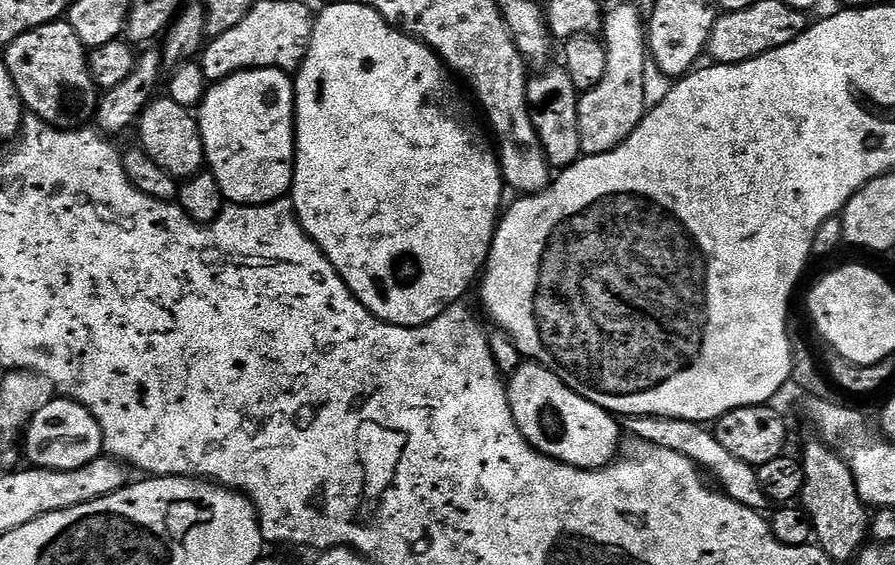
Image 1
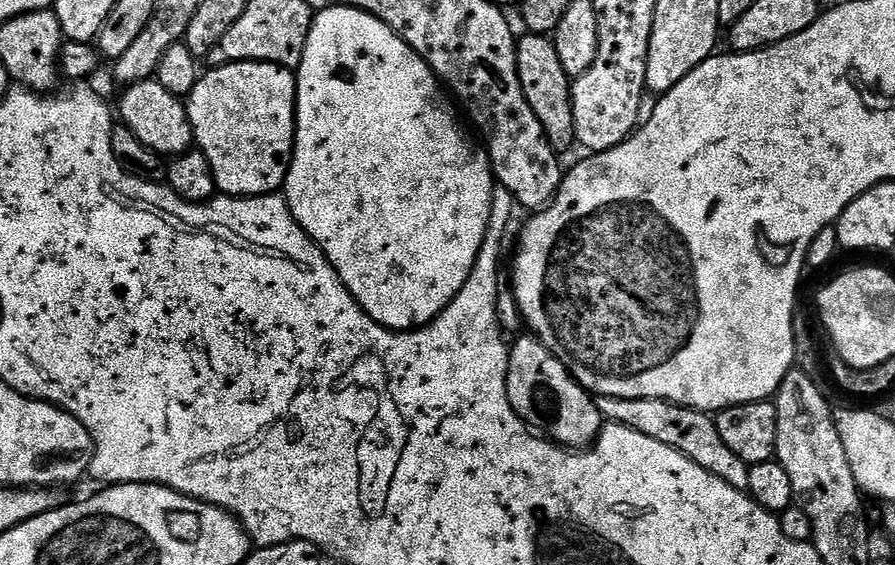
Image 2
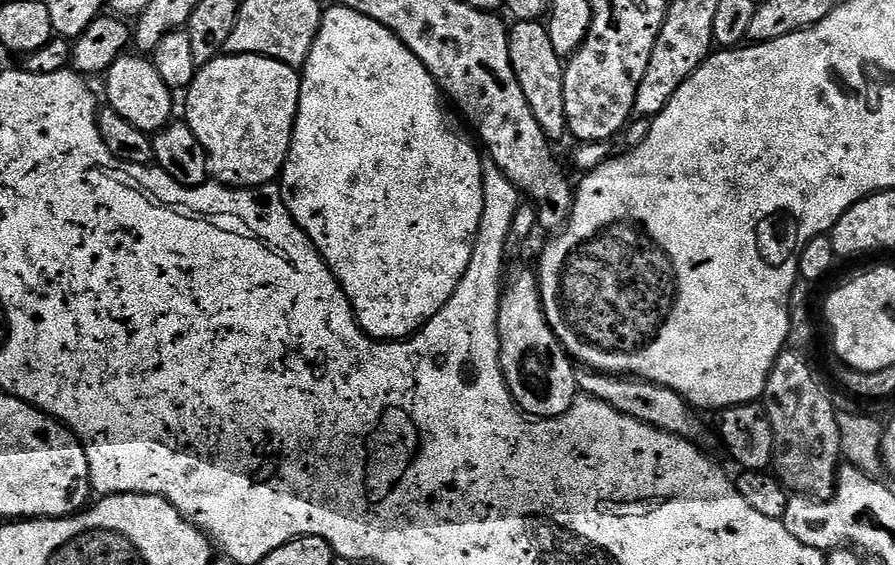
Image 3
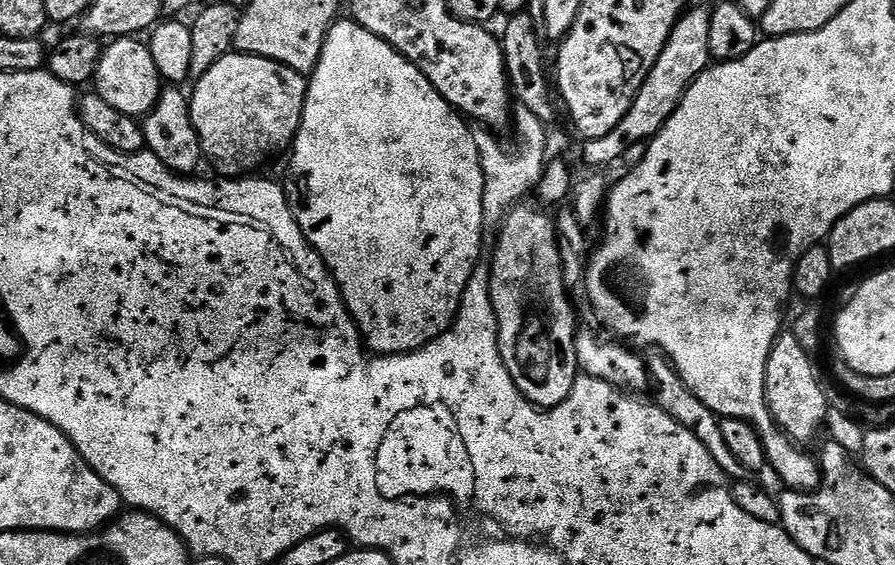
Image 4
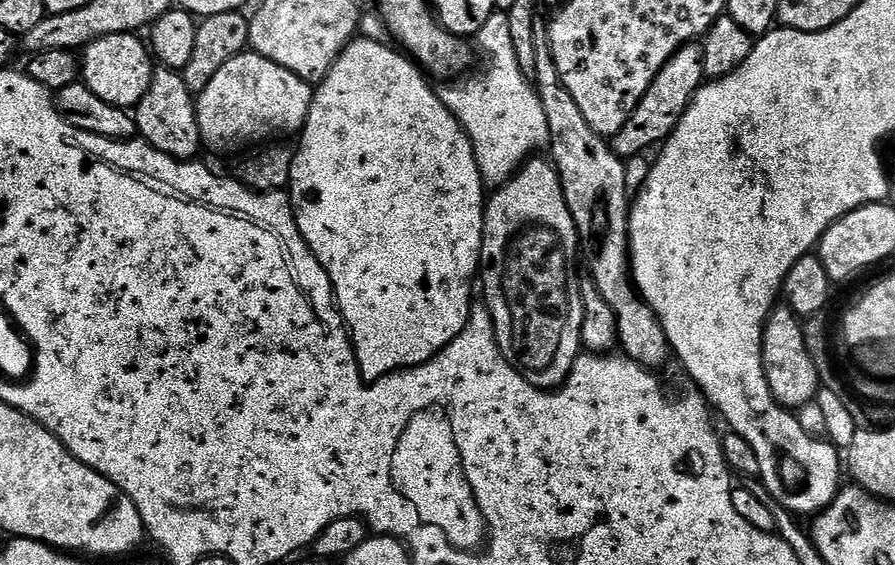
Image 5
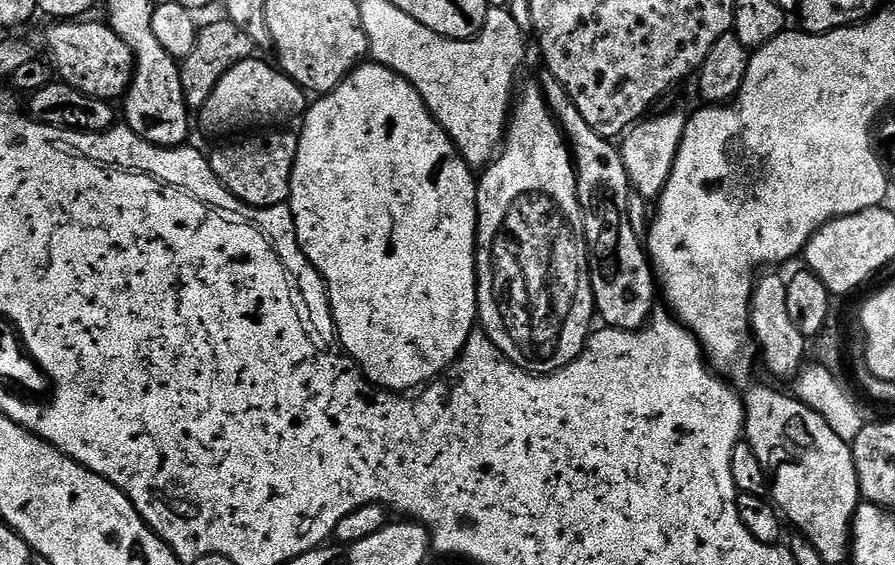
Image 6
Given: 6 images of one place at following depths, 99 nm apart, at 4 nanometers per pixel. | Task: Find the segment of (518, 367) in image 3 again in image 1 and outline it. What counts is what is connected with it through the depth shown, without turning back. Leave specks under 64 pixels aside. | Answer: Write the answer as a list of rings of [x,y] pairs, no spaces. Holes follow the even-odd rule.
[[[535,362],[521,363],[507,377],[508,401],[518,430],[543,456],[575,468],[602,468],[617,455],[622,424],[613,413],[582,398],[549,368]]]

